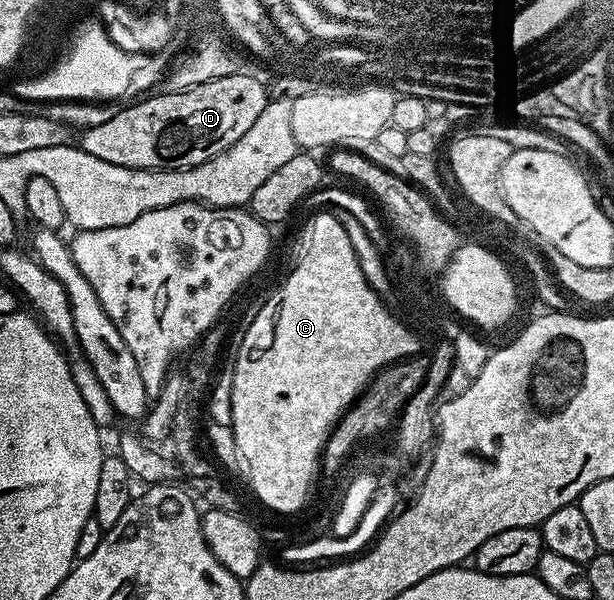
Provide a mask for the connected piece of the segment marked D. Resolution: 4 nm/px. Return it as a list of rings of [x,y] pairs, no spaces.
[[[239,71],[182,93],[146,95],[135,105],[119,108],[108,123],[81,130],[80,147],[104,163],[134,169],[194,168],[231,148],[264,111],[267,86],[258,77]]]

